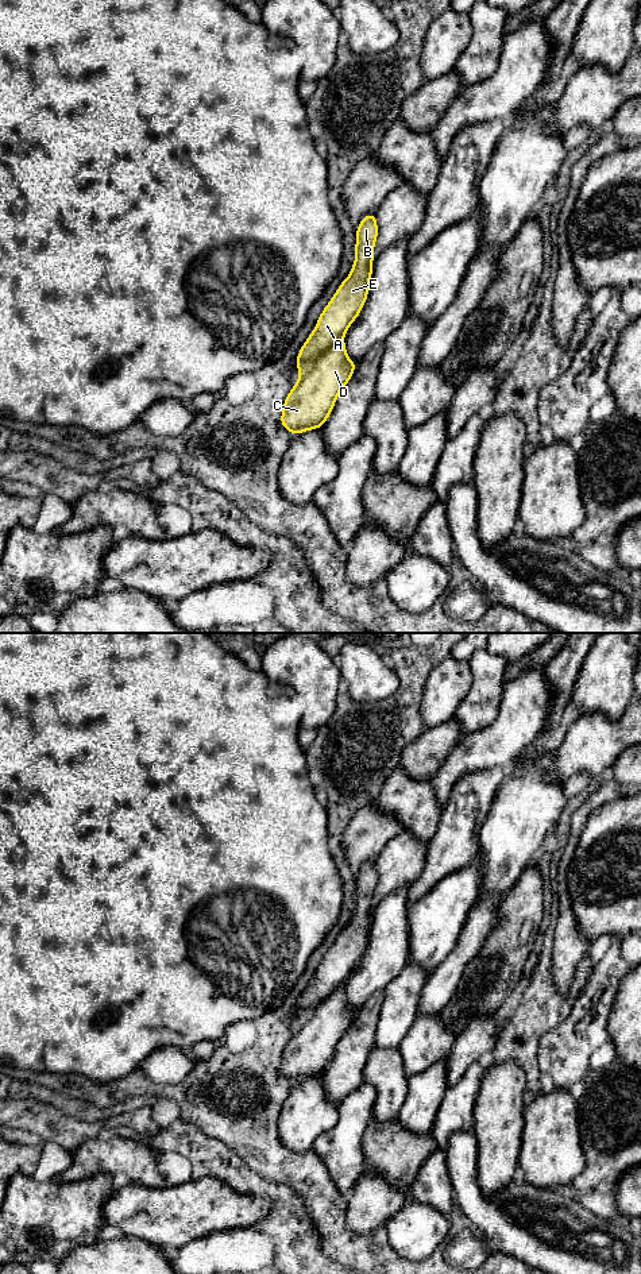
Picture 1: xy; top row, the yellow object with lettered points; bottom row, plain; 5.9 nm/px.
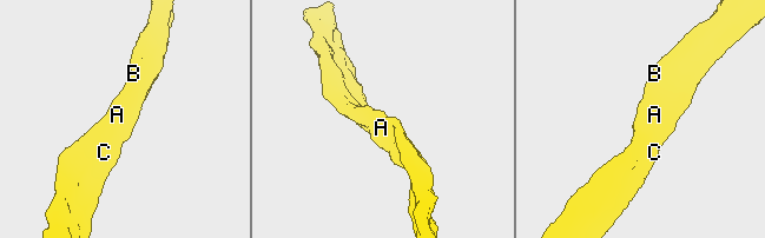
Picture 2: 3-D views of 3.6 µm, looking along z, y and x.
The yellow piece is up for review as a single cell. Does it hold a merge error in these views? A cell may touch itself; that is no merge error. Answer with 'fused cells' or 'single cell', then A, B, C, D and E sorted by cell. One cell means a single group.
fused cells; A B E / C D

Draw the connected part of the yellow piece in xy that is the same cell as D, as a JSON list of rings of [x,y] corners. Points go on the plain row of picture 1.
[[[341,984],[301,1019],[283,1050],[281,1073],[291,1084],[323,1076],[356,1014],[348,1008]]]

